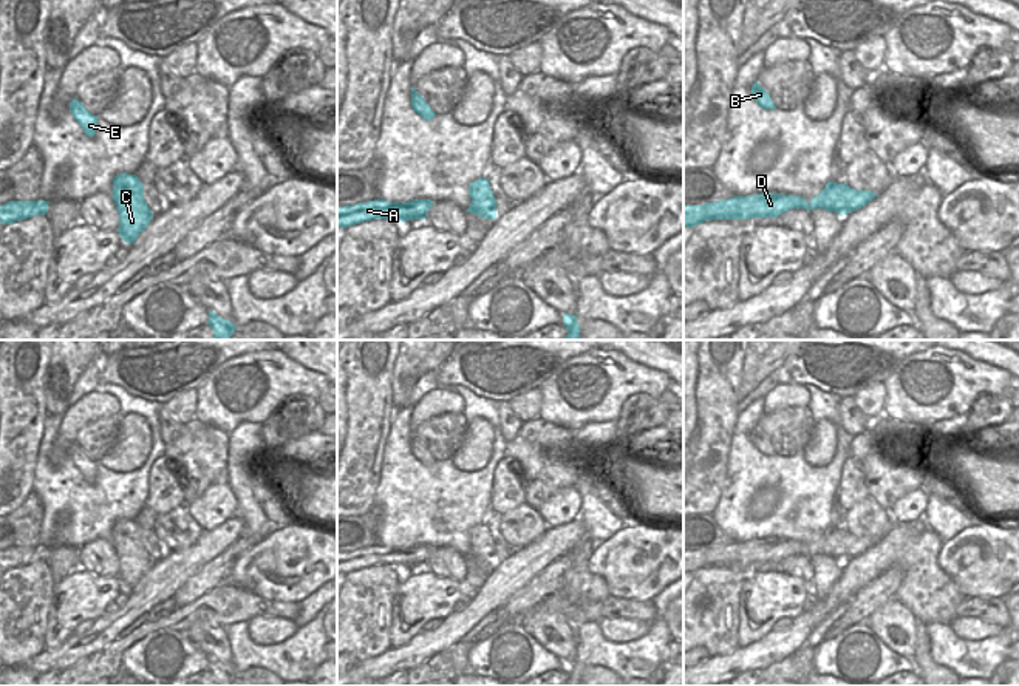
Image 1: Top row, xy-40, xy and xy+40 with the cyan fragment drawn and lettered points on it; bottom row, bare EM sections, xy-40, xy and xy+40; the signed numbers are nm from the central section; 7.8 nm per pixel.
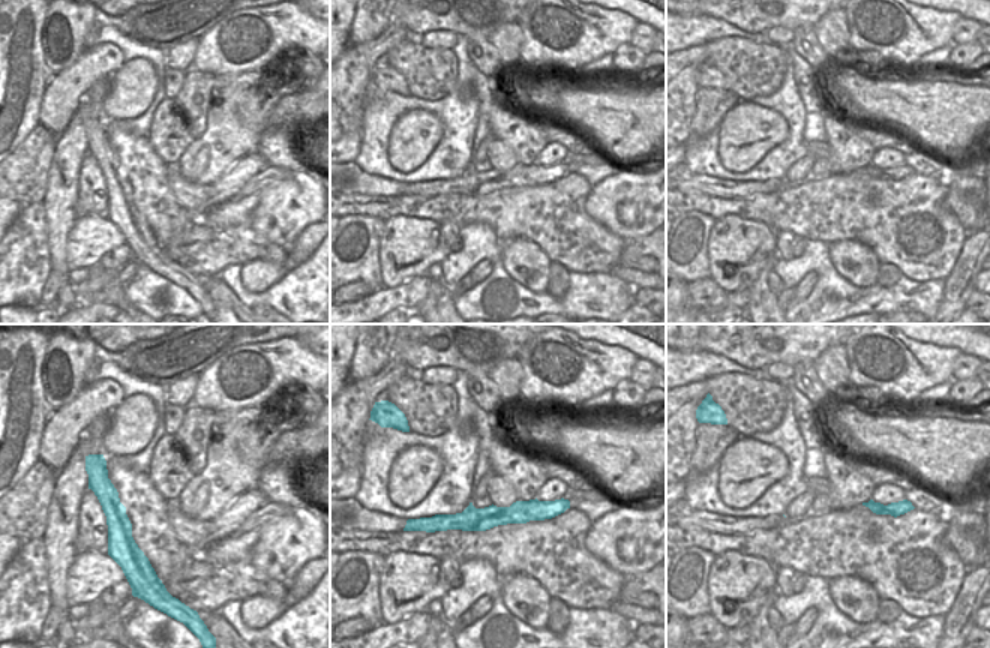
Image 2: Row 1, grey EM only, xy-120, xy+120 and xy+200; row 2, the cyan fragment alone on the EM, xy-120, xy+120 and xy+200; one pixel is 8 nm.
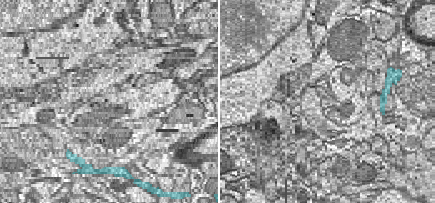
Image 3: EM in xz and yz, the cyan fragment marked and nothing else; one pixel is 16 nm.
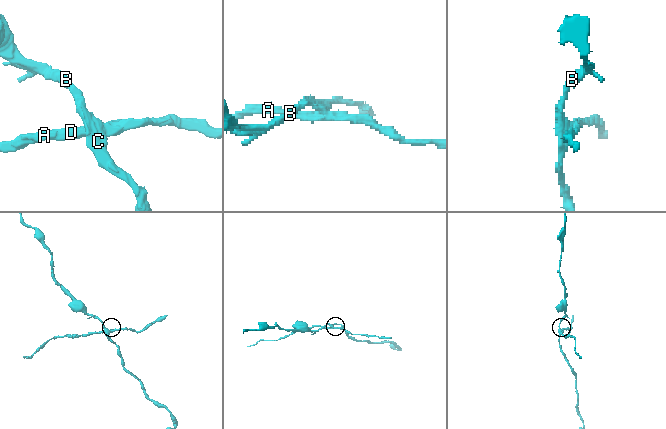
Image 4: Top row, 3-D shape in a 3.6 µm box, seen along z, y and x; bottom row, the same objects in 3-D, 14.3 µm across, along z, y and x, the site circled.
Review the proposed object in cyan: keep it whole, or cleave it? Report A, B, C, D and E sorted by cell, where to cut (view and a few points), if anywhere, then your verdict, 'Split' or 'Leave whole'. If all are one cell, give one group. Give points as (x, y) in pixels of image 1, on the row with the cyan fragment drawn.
Groups: A D / B C E. Split along xy+40 (835, 183), (828, 190), (821, 190). Split

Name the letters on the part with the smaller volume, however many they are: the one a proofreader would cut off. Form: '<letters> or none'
A, D

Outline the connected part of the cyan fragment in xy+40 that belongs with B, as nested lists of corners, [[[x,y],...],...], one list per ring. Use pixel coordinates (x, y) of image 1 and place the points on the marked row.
[[[755,82],[751,87],[751,97],[764,110],[775,110],[776,108],[770,94],[758,82]]]

